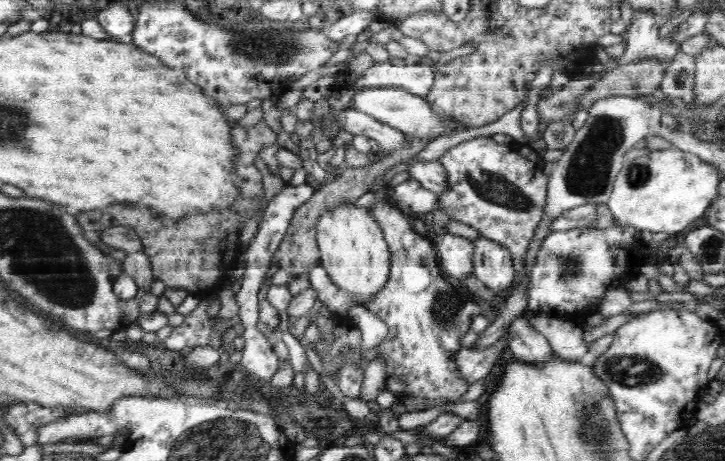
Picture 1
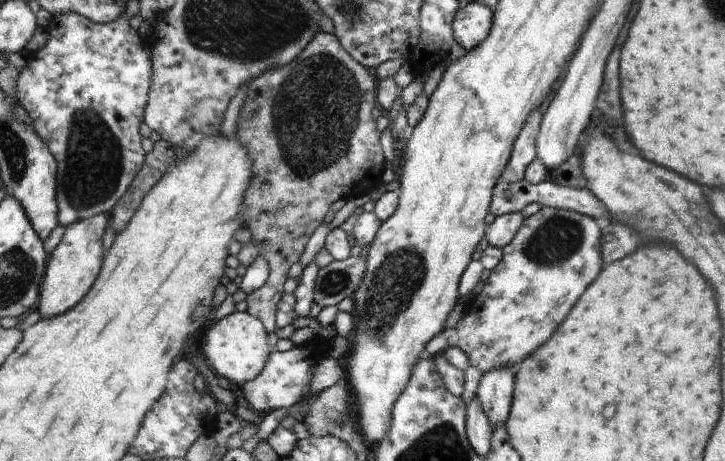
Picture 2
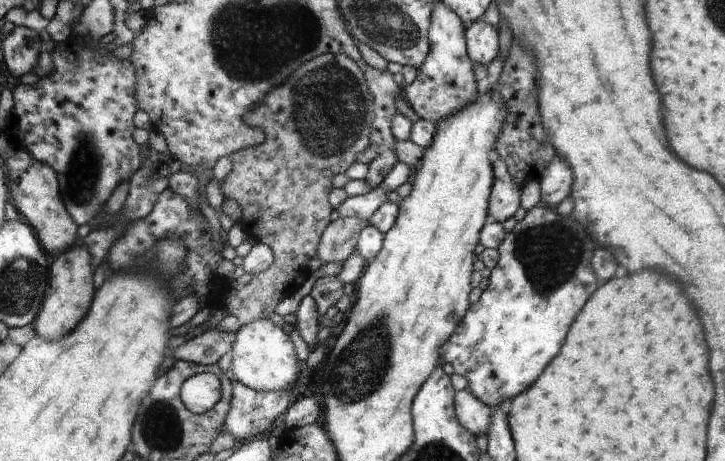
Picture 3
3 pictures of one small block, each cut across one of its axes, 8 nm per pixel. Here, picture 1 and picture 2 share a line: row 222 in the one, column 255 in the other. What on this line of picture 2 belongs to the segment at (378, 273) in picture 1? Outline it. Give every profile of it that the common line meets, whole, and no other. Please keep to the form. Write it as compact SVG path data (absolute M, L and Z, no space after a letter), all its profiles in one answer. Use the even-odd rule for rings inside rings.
M234 311L219 322L213 321L203 332L198 346L207 364L218 377L226 377L232 383L240 385L264 372L265 365L273 354L263 322L251 313L246 314L246 311Z

